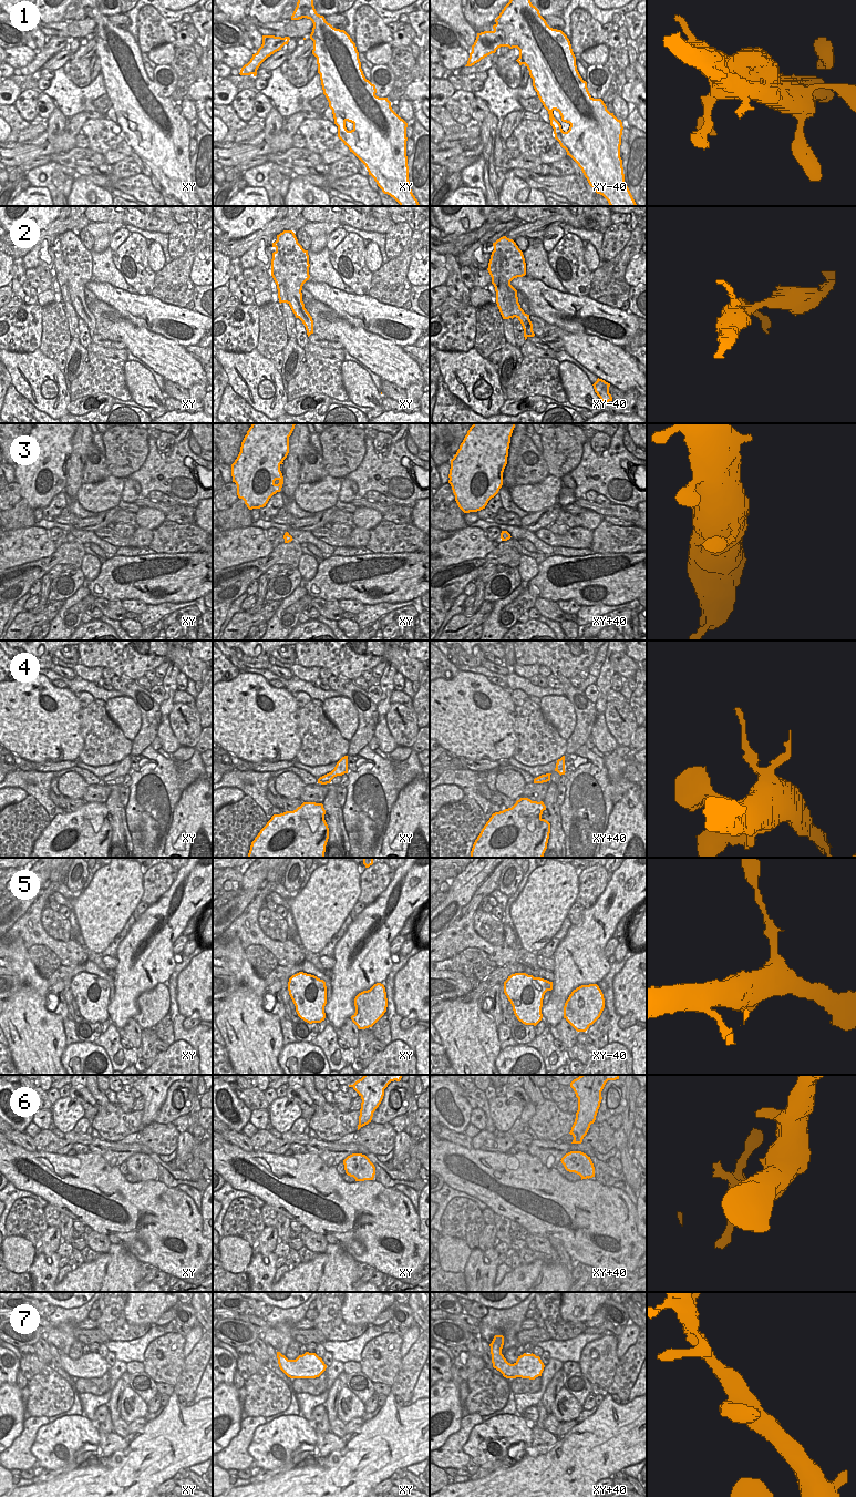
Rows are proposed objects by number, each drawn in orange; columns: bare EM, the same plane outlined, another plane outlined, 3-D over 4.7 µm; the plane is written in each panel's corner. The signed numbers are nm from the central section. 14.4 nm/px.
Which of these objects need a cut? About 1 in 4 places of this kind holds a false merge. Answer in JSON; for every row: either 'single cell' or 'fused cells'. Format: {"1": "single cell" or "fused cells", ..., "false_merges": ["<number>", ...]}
{"1": "fused cells", "2": "fused cells", "3": "single cell", "4": "single cell", "5": "single cell", "6": "single cell", "7": "single cell", "false_merges": ["1", "2"]}

